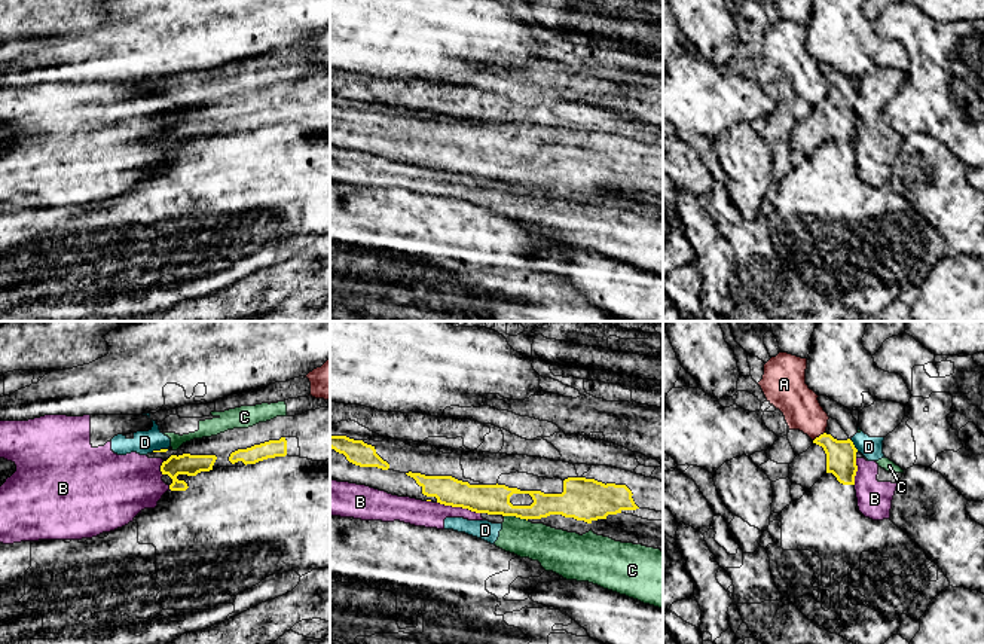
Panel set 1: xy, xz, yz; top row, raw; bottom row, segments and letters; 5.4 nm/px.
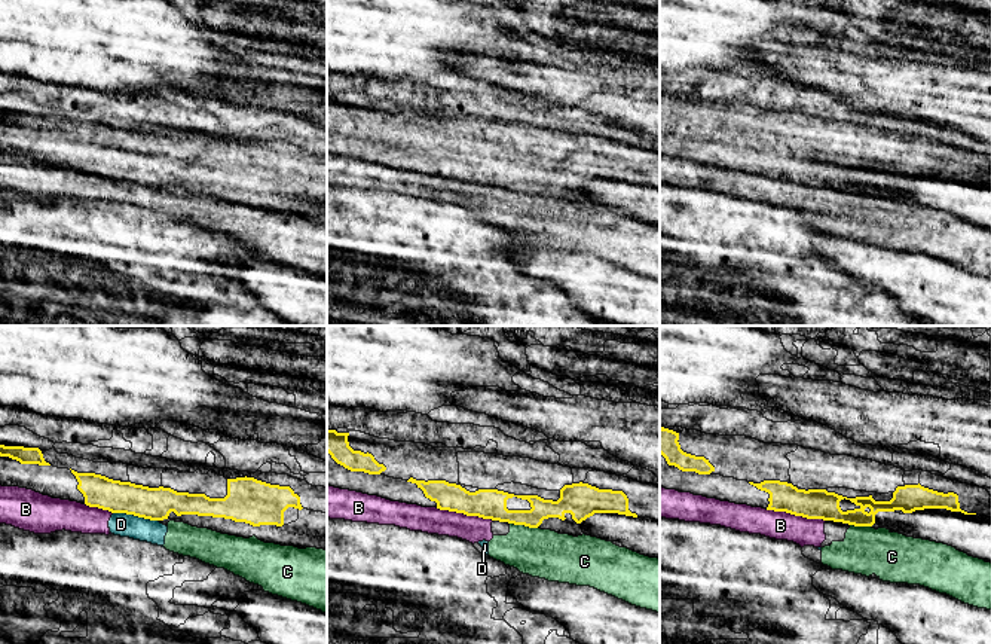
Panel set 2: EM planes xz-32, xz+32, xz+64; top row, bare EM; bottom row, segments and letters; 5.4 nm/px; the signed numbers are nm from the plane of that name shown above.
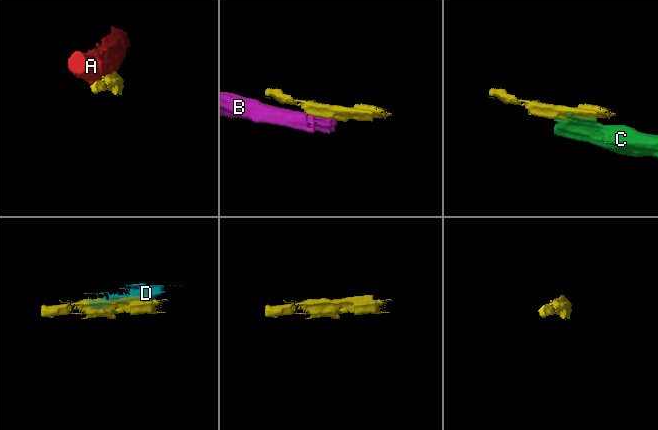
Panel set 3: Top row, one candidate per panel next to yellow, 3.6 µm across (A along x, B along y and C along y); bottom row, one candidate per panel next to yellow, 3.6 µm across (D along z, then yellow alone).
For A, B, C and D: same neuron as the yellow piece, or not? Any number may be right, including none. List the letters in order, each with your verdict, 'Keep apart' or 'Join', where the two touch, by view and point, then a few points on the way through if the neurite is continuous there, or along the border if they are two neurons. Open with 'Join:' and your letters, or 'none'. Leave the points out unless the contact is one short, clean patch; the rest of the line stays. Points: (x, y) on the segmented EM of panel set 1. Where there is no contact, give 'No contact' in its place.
Join: none
A: Keep apart. Touches yellow at yz (819, 436)
B: Keep apart. Touches yellow at xz (460, 506)
C: Keep apart. Touches yellow at xz (516, 516). Boundary: xz (504, 515), (513, 515), (526, 521)
D: Keep apart. Touches yellow at yz (853, 446). Boundary: yz (850, 440), (858, 451)

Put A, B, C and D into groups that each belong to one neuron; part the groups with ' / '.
A / B C D

